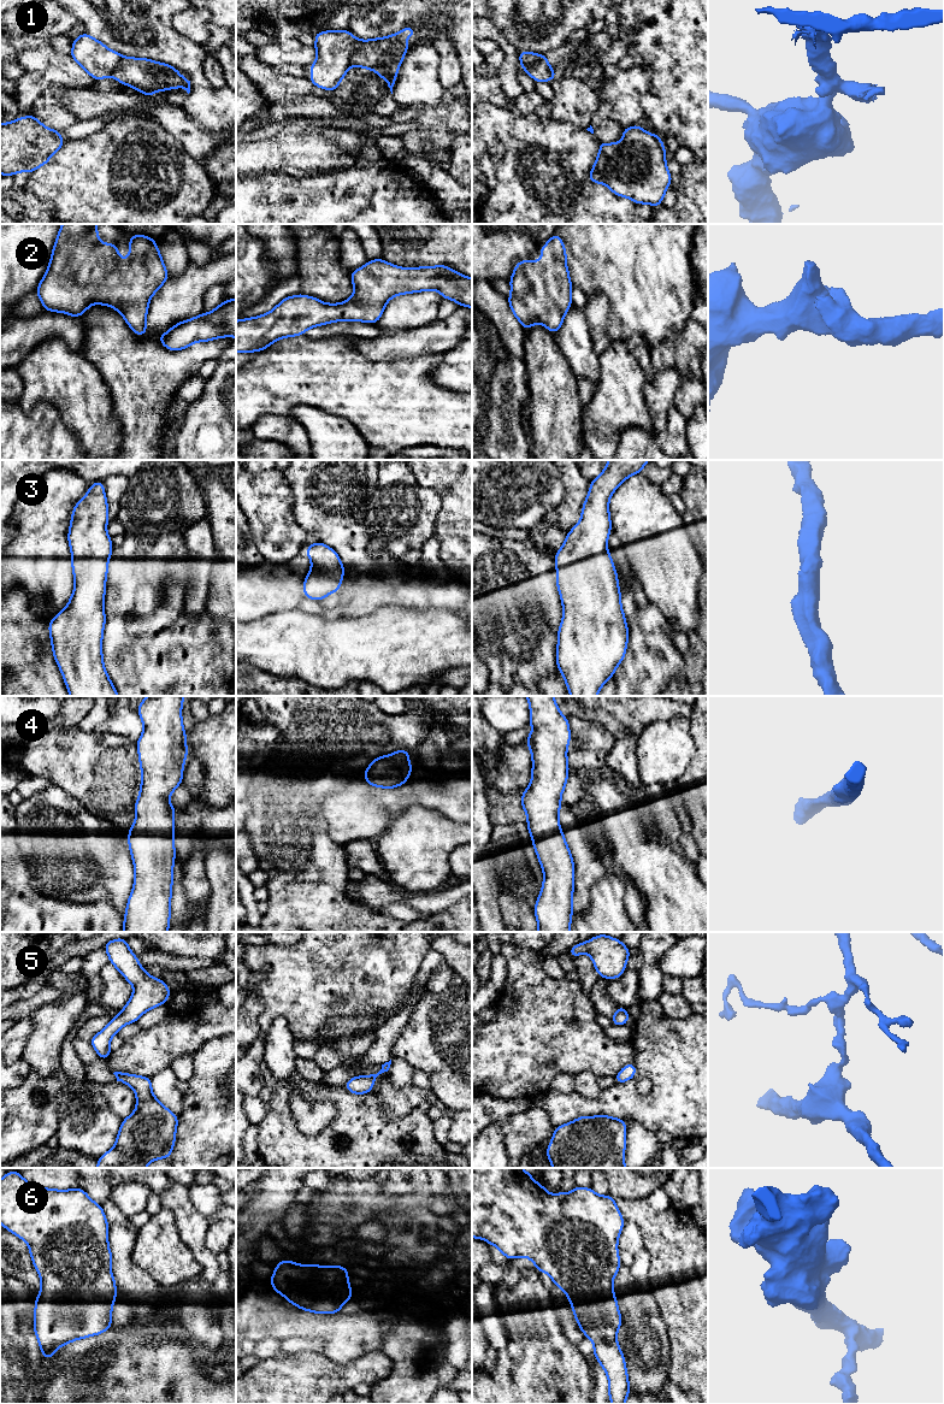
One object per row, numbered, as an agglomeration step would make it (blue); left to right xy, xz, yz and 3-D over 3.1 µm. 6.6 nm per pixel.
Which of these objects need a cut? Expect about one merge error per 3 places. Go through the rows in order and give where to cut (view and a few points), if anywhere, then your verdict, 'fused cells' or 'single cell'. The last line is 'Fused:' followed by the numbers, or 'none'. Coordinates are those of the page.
1: cut in xz along (357, 40), (348, 65); fused cells
2: no cut; single cell
3: no cut; single cell
4: no cut; single cell
5: no cut; single cell
6: no cut; single cell
Fused: 1

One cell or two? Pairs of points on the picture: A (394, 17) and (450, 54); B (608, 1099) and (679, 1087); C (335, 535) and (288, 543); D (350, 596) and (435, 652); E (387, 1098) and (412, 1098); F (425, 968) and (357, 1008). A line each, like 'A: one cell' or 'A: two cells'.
A: two cells
B: one cell
C: two cells
D: two cells
E: one cell
F: two cells

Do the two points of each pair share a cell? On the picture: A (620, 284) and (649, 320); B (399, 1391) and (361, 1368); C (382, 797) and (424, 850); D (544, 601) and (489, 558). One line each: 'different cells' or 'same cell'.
A: same cell
B: different cells
C: different cells
D: same cell

